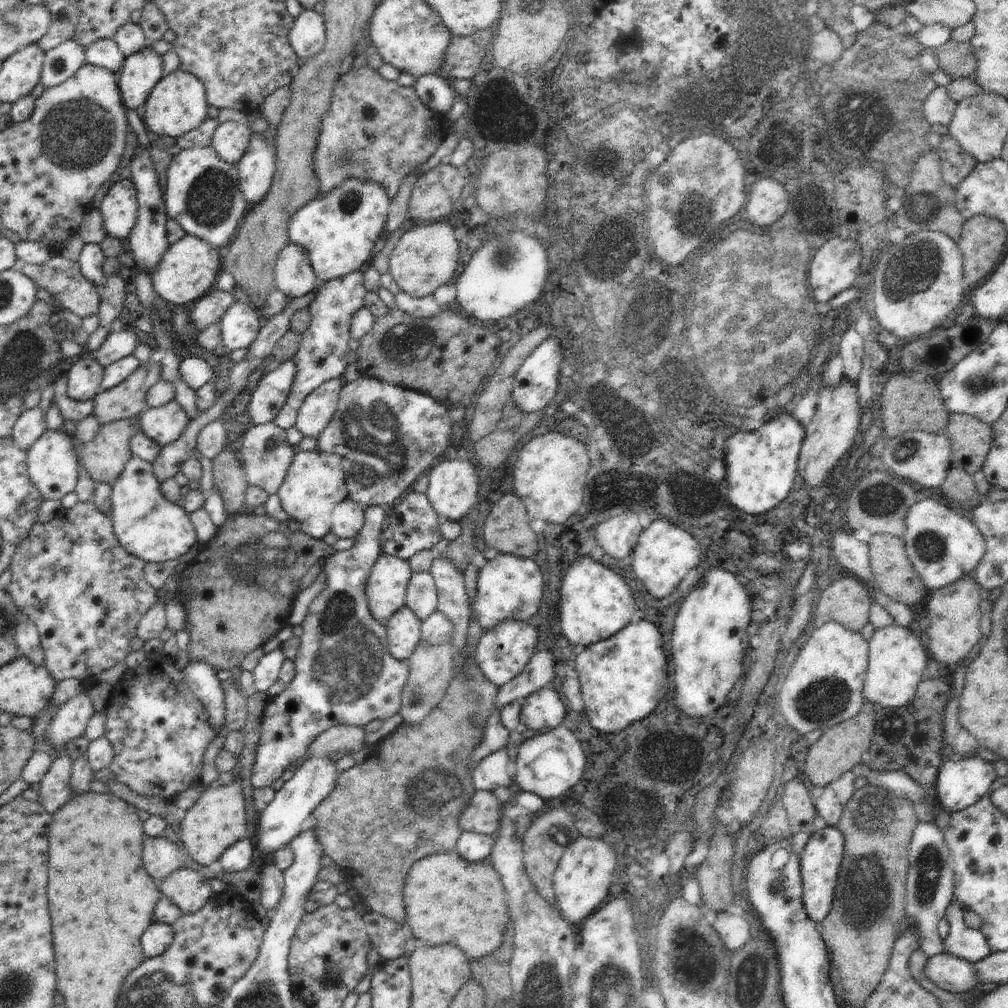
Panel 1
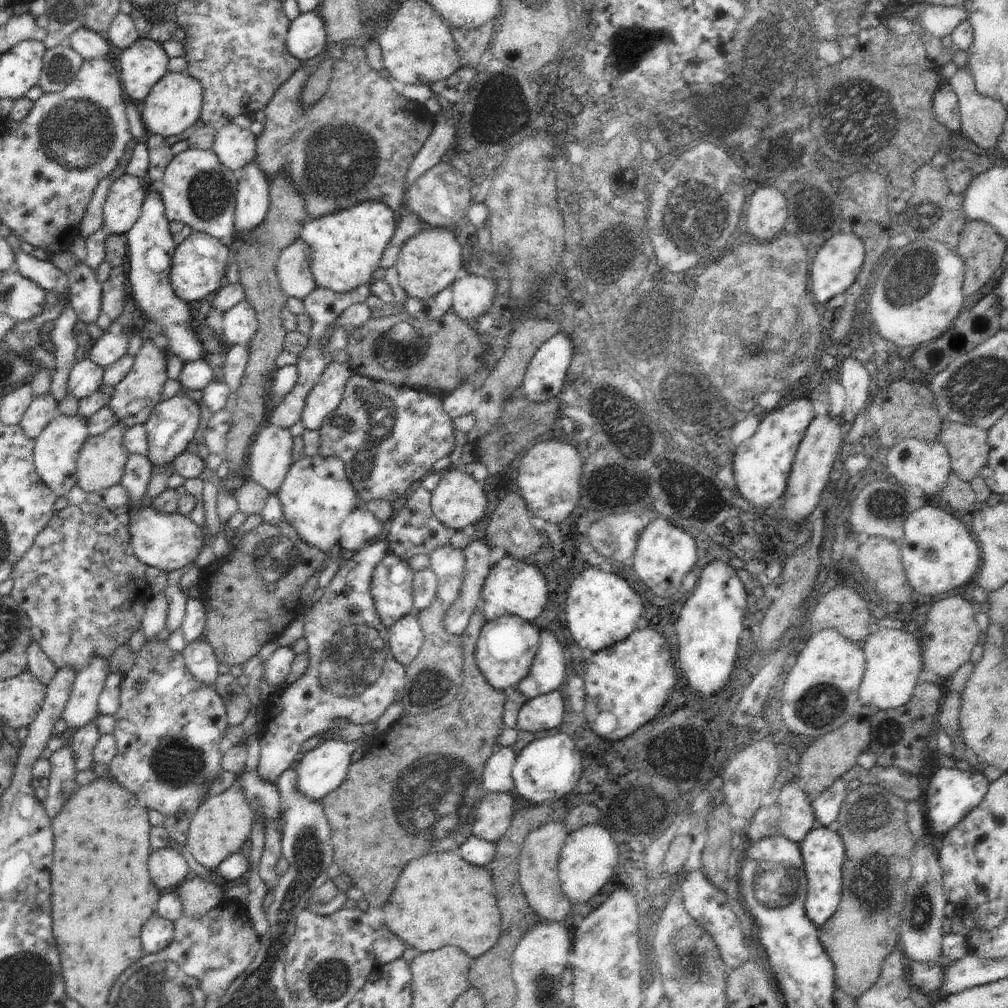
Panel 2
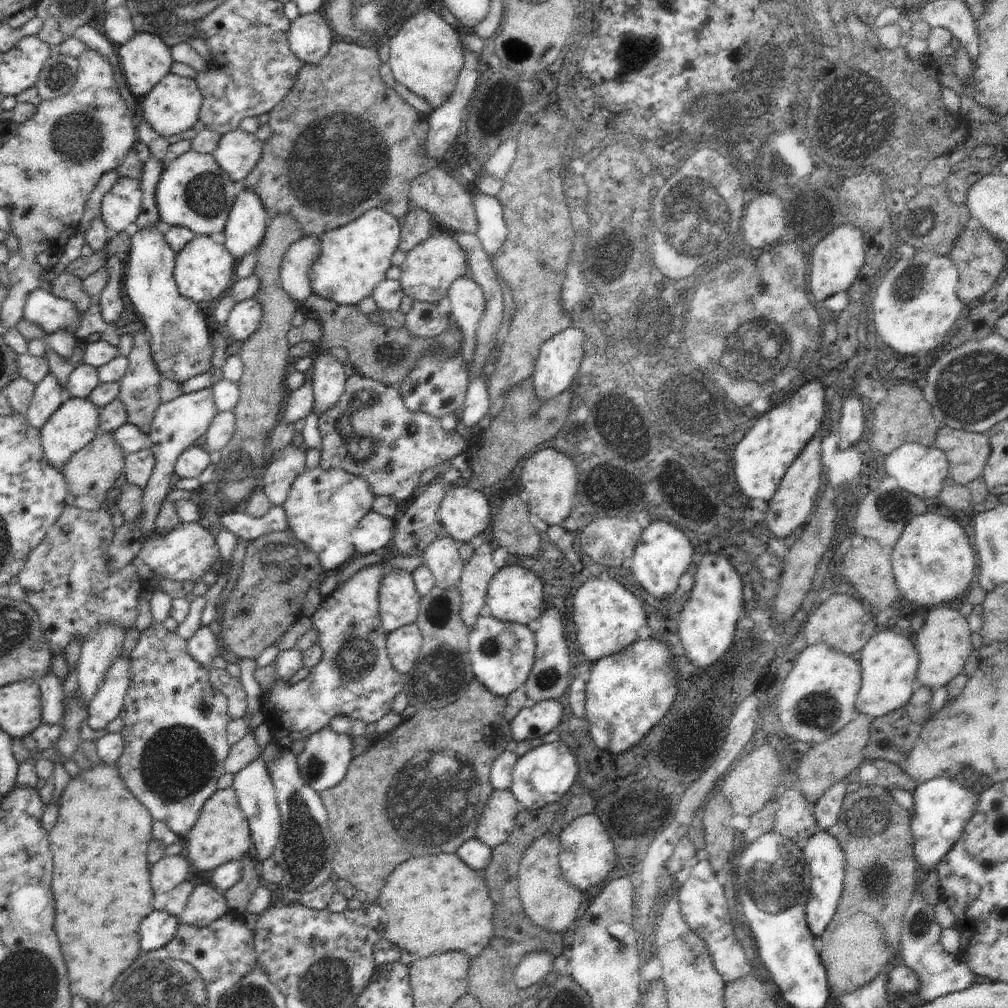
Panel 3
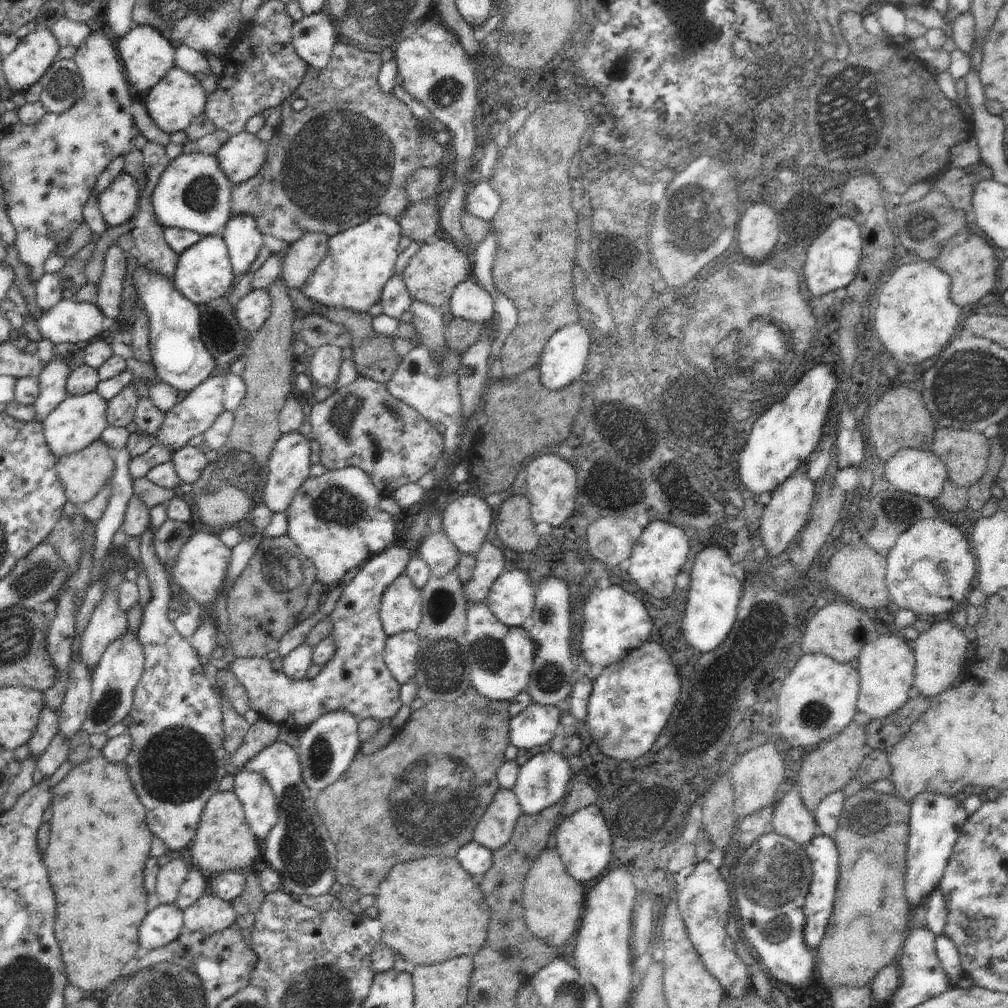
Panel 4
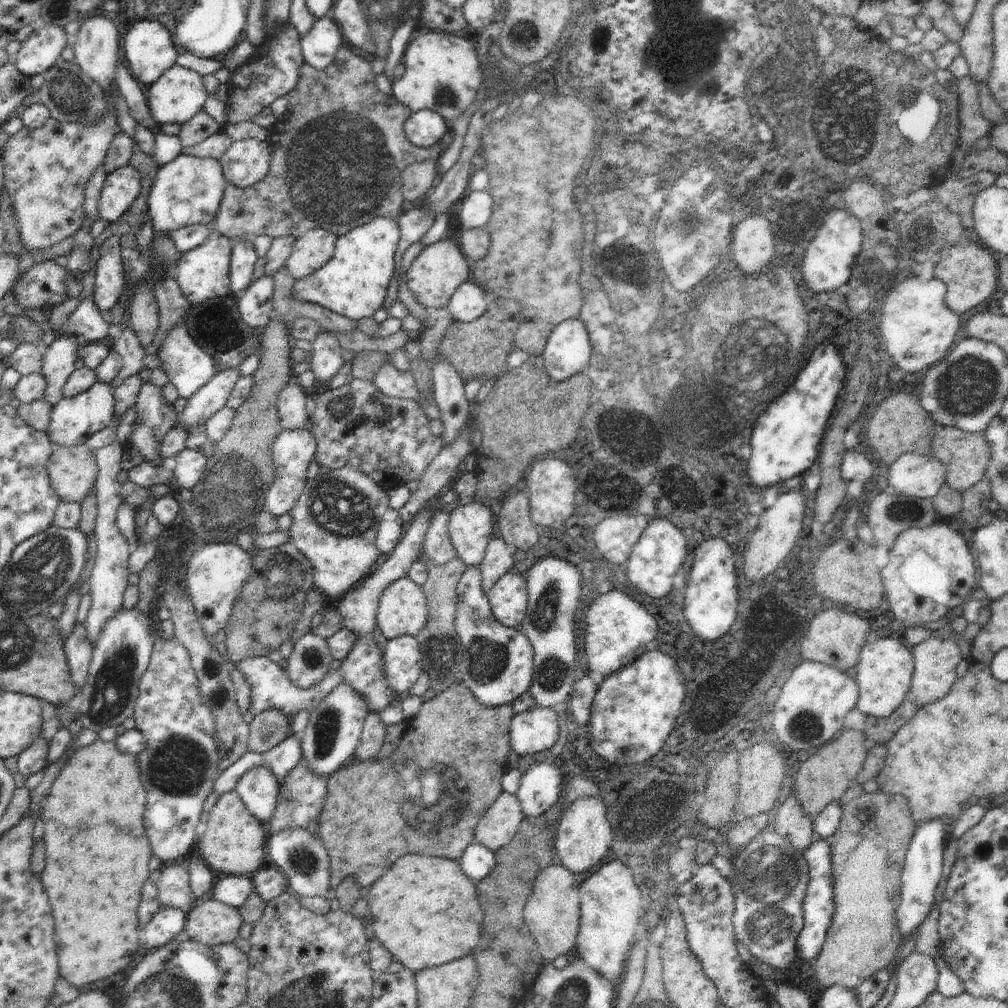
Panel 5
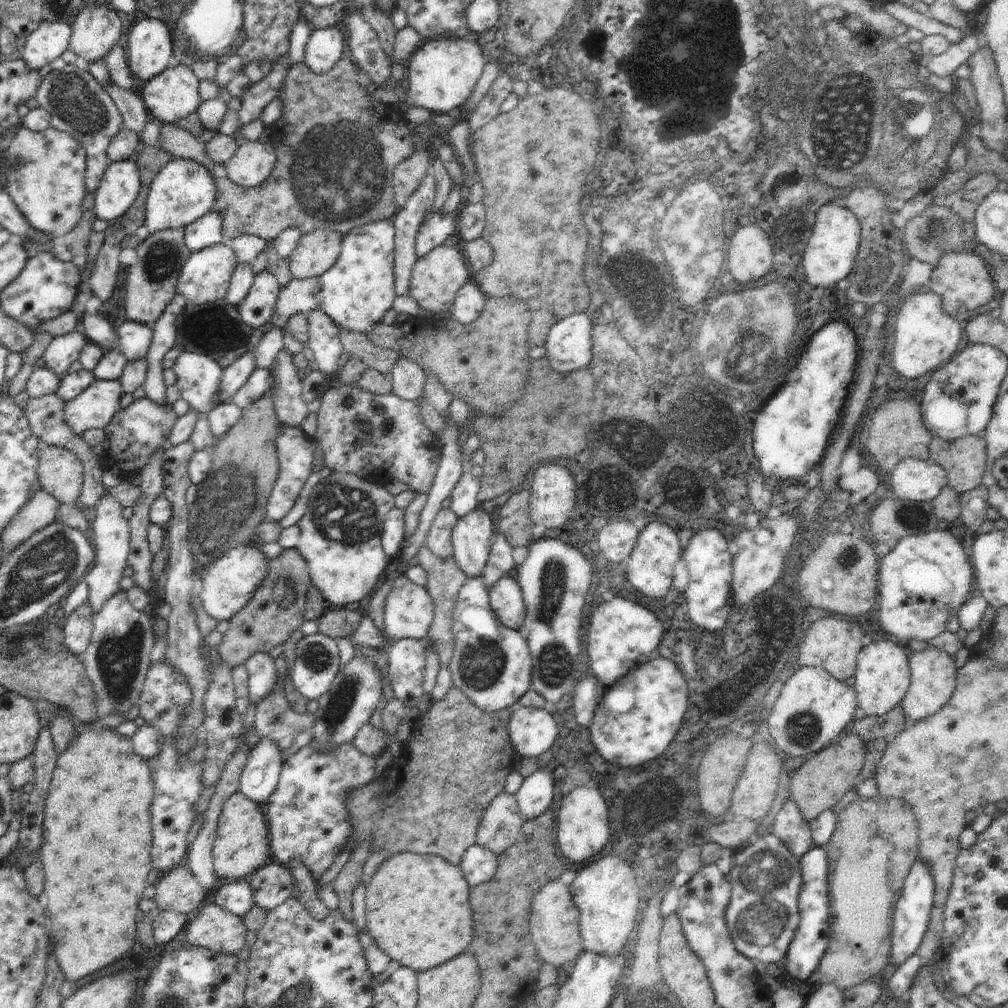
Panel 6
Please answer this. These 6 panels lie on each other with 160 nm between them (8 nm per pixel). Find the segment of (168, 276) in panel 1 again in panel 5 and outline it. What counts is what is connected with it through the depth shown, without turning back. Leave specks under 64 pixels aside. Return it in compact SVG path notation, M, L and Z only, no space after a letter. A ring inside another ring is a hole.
M215 234L200 246L196 246L193 250L179 256L174 269L174 276L182 295L191 306L230 294L229 267L232 257L232 244L232 239Z

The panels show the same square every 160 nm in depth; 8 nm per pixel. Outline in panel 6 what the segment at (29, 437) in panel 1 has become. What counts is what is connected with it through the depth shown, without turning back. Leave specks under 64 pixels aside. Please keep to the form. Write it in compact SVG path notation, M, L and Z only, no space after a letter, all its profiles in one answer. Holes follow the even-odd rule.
M76 330L55 337L42 356L44 367L50 368L62 379L68 374L70 366L79 360L86 344L89 344L88 338Z

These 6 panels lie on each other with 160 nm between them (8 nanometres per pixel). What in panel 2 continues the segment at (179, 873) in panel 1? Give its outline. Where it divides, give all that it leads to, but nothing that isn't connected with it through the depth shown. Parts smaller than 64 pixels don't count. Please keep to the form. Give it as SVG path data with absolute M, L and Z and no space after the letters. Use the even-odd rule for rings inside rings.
M191 874L176 889L182 900L183 915L187 918L198 920L224 901L223 890L217 884L197 875Z

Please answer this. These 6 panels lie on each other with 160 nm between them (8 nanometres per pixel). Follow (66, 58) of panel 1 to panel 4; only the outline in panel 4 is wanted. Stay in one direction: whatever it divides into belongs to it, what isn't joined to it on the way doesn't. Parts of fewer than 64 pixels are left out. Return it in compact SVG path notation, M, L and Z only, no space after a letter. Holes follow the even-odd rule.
M72 59L55 60L42 76L40 102L48 113L61 114L82 96L81 76Z

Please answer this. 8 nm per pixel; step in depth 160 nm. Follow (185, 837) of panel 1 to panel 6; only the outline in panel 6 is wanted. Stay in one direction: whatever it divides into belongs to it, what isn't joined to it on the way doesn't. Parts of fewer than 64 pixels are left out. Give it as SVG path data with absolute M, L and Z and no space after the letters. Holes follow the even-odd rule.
M240 791L232 794L222 806L217 820L212 858L216 876L230 880L238 880L248 876L250 872L256 872L272 858L270 835L260 805L246 798Z

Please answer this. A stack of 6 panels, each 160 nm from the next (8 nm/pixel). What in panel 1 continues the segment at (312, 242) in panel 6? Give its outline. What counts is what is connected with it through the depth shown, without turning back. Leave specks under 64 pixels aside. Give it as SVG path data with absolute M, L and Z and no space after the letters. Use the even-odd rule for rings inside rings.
M290 243L280 254L274 267L275 283L285 295L306 296L318 287L318 280L308 252L301 244Z

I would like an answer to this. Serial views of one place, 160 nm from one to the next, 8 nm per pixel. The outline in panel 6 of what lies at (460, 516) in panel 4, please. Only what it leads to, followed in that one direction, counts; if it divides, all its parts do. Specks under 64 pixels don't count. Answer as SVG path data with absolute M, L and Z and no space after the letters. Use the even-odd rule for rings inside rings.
M479 506L460 518L452 530L453 558L469 578L482 577L495 533L492 518Z

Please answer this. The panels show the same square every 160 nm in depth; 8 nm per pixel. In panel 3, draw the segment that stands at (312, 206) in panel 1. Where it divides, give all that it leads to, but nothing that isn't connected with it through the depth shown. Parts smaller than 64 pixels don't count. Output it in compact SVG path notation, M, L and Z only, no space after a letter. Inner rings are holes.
M372 208L349 224L318 235L320 238L320 256L312 264L311 271L313 293L340 305L358 305L364 298L371 296L374 288L386 279L386 271L391 268L392 256L397 252L396 248L400 242L401 226L402 223L392 214L380 208Z

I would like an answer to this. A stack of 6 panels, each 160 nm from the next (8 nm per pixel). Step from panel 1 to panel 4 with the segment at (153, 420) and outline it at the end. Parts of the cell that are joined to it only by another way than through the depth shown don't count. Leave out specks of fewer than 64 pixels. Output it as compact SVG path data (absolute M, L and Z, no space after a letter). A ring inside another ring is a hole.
M211 375L205 382L202 382L199 386L196 386L186 398L176 404L171 410L166 412L164 416L164 424L160 428L160 432L156 434L156 443L166 446L166 448L172 448L172 452L182 449L188 445L188 442L192 438L203 435L212 424L216 421L216 418L225 412L224 409L224 384L225 376L223 375ZM151 522L140 536L140 560L150 581L150 601L143 610L138 640L142 644L145 664L144 673L136 684L133 693L130 718L132 723L127 727L132 736L132 750L128 752L125 762L130 770L130 780L138 792L138 798L148 808L146 822L150 832L160 838L167 852L180 852L192 844L204 806L218 791L220 783L228 774L225 761L228 758L224 748L224 730L221 694L214 687L211 676L203 673L200 657L193 650L190 639L178 633L173 622L168 619L171 598L170 582L164 564L156 555L154 547L155 531Z

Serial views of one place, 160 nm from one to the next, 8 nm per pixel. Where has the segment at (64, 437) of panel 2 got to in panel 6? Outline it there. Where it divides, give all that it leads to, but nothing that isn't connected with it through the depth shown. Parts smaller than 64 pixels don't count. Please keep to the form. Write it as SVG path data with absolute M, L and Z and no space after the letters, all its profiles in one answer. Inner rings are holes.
M100 380L64 404L64 420L78 436L90 429L104 429L119 410L123 396L120 380Z

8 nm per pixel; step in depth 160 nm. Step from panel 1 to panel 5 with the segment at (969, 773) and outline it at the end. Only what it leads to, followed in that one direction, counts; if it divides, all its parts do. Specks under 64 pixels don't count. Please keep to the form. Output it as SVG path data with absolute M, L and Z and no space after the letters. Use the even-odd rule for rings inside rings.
M940 817L916 824L916 831L910 840L901 872L901 902L896 910L898 930L904 940L919 930L922 922L933 908L936 888L940 884L944 870L943 854L947 838L948 824L944 824L944 820L940 820Z

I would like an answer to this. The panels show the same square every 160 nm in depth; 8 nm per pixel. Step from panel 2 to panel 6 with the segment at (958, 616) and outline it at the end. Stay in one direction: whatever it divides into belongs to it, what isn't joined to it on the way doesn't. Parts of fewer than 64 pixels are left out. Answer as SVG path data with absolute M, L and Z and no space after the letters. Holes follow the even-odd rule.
M926 648L923 651L910 654L909 667L911 683L907 693L901 700L904 709L904 728L910 728L923 718L936 714L954 694L957 683L957 668L954 658L937 648Z

